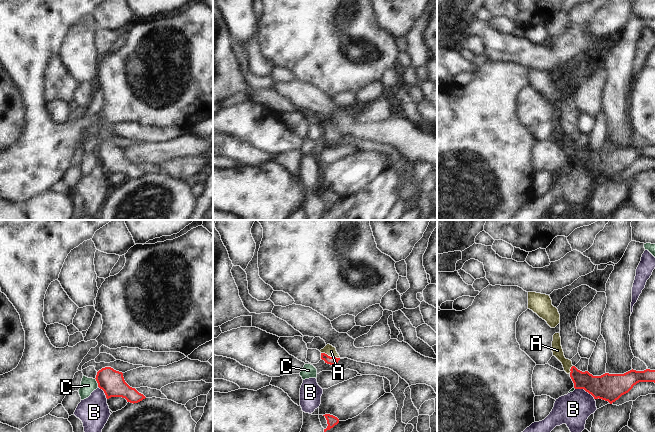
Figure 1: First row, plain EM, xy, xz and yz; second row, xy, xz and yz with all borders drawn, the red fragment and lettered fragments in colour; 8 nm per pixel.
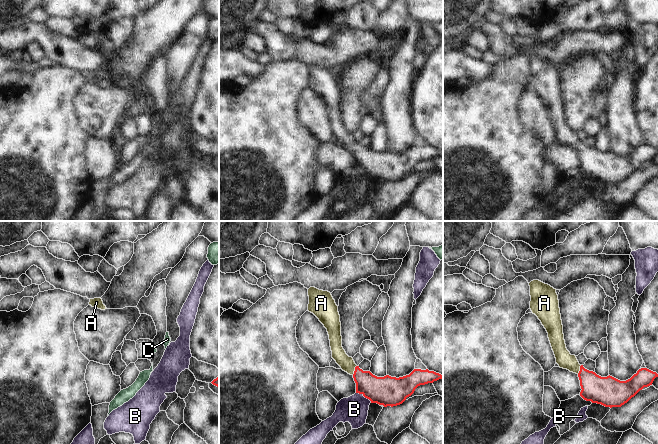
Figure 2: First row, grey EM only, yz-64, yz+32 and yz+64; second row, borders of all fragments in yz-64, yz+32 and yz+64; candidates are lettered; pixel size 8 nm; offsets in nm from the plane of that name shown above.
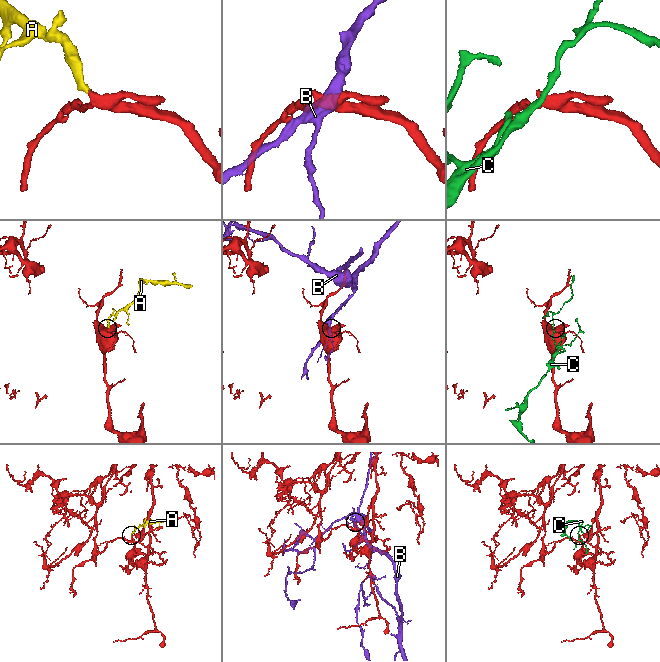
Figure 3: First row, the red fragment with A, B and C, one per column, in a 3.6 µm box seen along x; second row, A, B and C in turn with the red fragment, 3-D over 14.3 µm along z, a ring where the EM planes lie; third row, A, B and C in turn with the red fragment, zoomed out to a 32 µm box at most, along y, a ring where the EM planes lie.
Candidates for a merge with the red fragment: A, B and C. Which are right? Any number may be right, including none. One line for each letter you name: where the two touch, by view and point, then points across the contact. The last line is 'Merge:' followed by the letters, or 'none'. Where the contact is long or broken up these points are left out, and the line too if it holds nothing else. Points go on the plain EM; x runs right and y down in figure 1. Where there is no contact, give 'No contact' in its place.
A: Touches red at xz (329, 132). Path across: xz (332, 137), (329, 132), (331, 127)
Merge: A.

